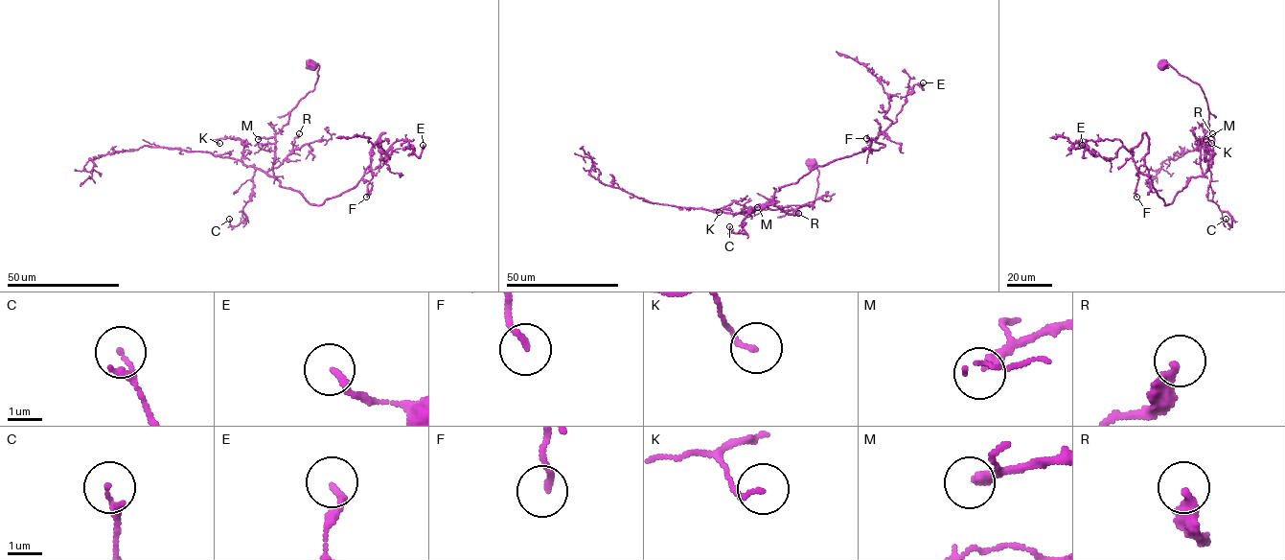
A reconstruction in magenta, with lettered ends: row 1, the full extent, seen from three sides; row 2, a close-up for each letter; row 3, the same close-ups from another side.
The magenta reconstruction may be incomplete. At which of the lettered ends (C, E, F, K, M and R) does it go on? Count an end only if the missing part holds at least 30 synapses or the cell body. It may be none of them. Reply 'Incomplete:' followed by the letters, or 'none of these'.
Incomplete: none of these

